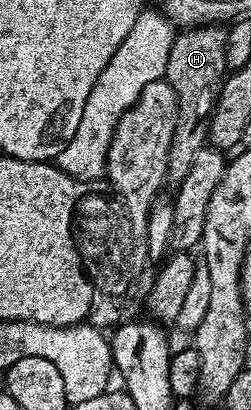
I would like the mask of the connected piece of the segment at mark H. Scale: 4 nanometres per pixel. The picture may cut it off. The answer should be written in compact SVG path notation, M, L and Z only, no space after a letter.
M218 23L202 26L187 26L176 35L173 46L169 50L166 80L173 86L173 94L177 94L177 122L173 130L173 142L169 142L169 158L167 159L166 183L178 186L181 178L189 174L193 166L193 157L208 143L207 131L211 125L211 111L229 69L225 62L225 42L227 28Z

